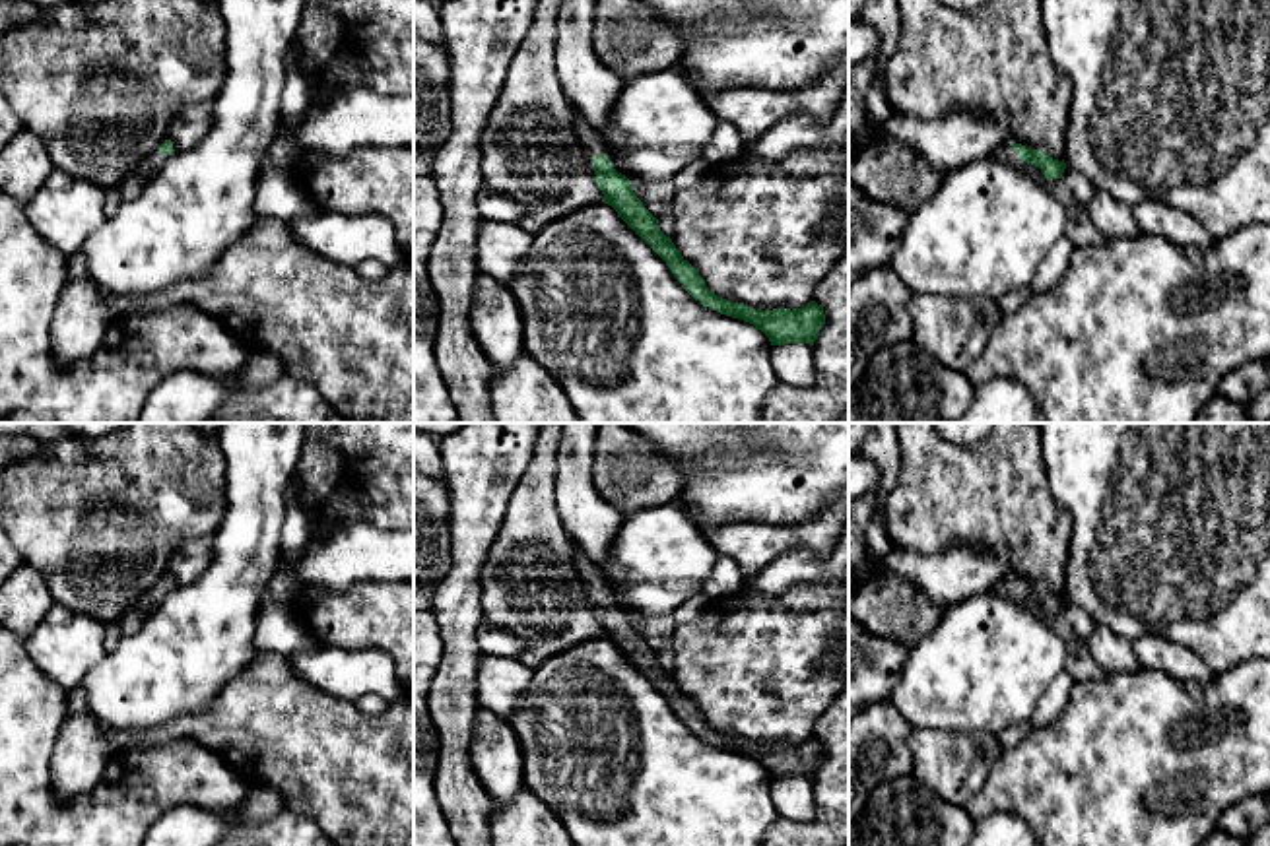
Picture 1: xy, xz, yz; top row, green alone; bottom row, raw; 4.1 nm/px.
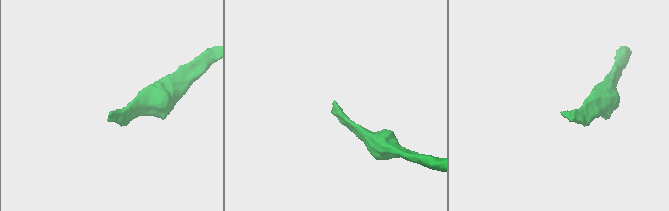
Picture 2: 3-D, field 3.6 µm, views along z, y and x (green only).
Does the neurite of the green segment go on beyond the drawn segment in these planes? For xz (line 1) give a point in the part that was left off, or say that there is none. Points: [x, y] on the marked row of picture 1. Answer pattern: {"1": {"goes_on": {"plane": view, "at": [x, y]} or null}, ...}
{"1": {"goes_on": {"plane": "xz", "at": [591, 142]}}}

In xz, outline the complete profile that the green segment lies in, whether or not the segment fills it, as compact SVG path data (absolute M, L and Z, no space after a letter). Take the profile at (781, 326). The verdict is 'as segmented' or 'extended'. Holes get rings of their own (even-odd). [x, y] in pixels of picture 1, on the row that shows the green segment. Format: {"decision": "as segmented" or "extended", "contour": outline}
{"decision": "extended", "contour": "M575 116L575 132L581 147L592 159L596 184L602 190L602 202L612 206L618 215L668 264L682 287L703 307L720 314L744 320L761 330L771 345L810 343L819 336L825 324L823 307L810 301L802 309L759 310L744 303L732 303L711 293L699 272L678 252L670 237L666 237L658 219L635 196L631 180L618 173L604 153L602 138L581 118Z"}

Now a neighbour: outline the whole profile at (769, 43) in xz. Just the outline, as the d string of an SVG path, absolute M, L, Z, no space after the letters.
M643 0L684 37L676 68L703 97L705 89L757 85L794 89L816 81L827 68L849 58L849 0Z

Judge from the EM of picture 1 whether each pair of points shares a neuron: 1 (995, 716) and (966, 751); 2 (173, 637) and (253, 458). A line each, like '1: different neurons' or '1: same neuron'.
1: different neurons
2: same neuron

